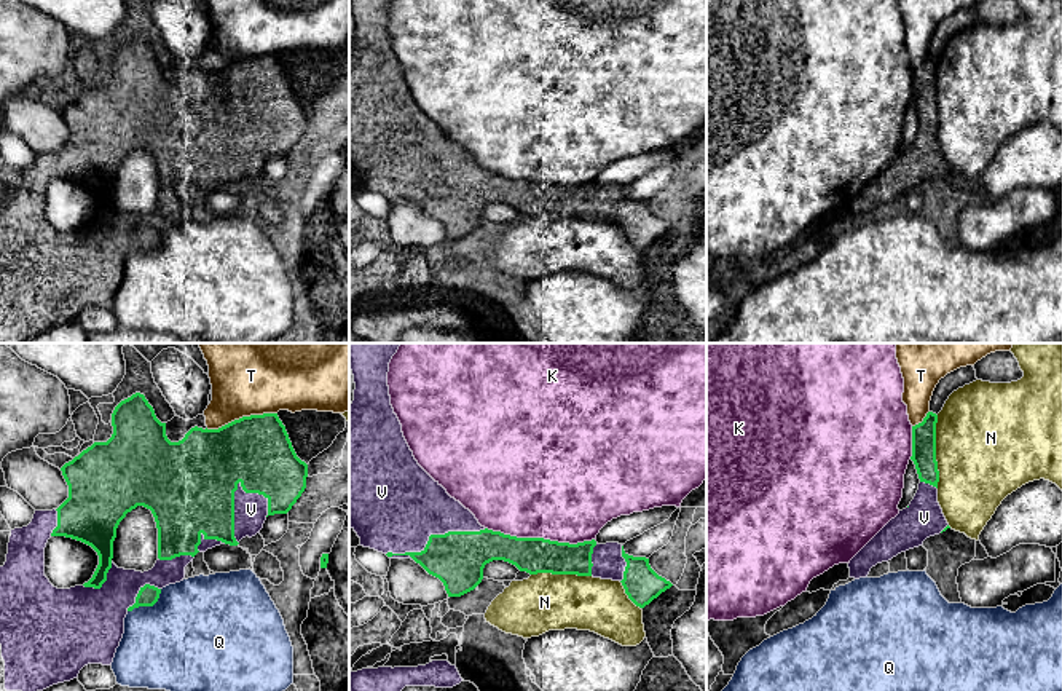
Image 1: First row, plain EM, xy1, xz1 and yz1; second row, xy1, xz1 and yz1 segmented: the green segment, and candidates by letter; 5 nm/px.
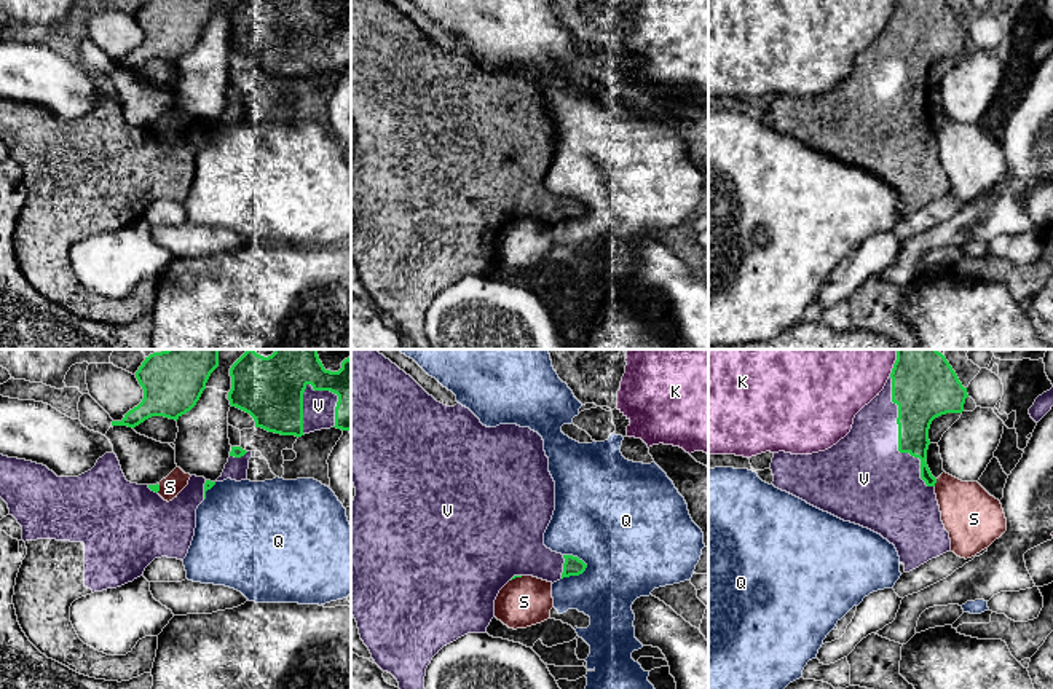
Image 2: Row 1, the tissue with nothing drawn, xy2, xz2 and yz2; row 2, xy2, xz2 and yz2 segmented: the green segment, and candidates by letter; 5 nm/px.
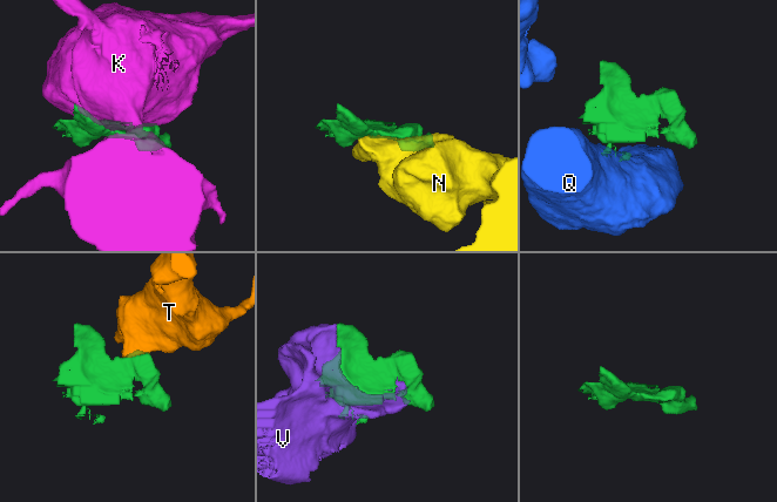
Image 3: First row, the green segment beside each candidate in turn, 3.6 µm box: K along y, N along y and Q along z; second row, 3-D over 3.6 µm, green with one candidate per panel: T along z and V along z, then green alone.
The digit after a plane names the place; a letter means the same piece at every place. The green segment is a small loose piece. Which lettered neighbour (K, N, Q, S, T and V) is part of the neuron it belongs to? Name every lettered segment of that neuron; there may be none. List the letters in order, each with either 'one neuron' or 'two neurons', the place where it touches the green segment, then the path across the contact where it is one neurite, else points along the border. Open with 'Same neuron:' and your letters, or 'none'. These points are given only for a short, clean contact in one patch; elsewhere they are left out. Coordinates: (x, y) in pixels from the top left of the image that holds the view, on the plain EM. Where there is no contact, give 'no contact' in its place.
Same neuron: V
K: two neurons | xz1 (539, 181)
N: two neurons | yz1 (935, 94)
Q: two neurons | xz2 (575, 217) | along xz2 (587, 208), (581, 216), (562, 222)
S: two neurons | yz2 (935, 125) | along yz2 (937, 122), (934, 128)
T: two neurons | xy1 (243, 59) | along xy1 (276, 55), (243, 58), (217, 71), (206, 71)
V: one neuron | yz2 (899, 83)

